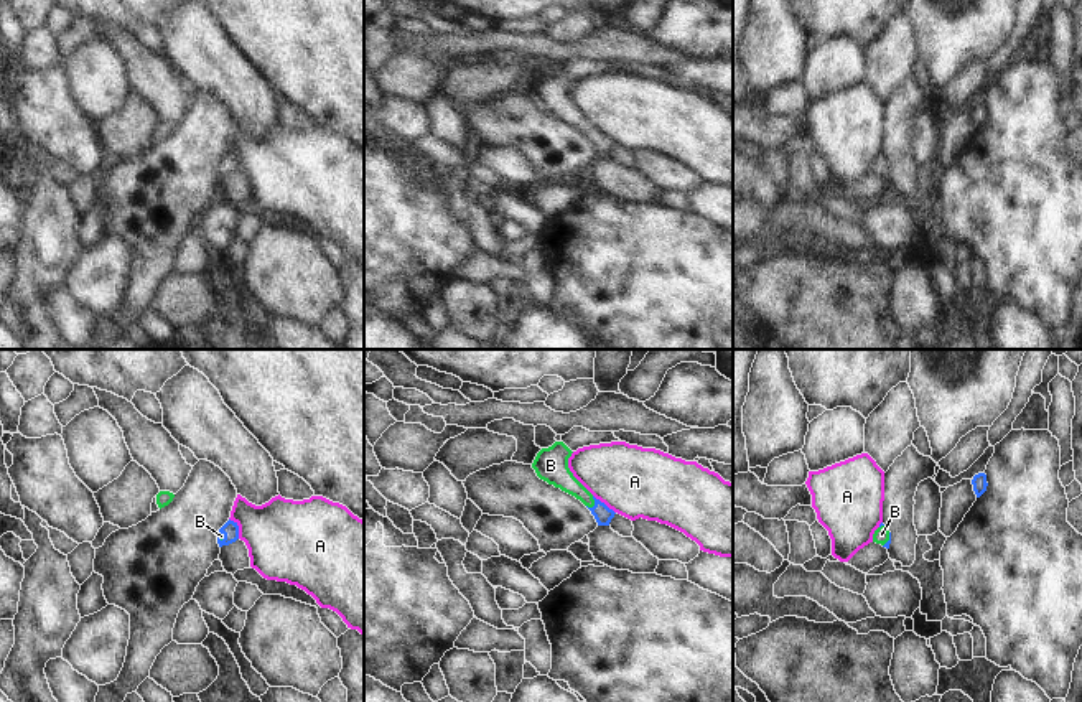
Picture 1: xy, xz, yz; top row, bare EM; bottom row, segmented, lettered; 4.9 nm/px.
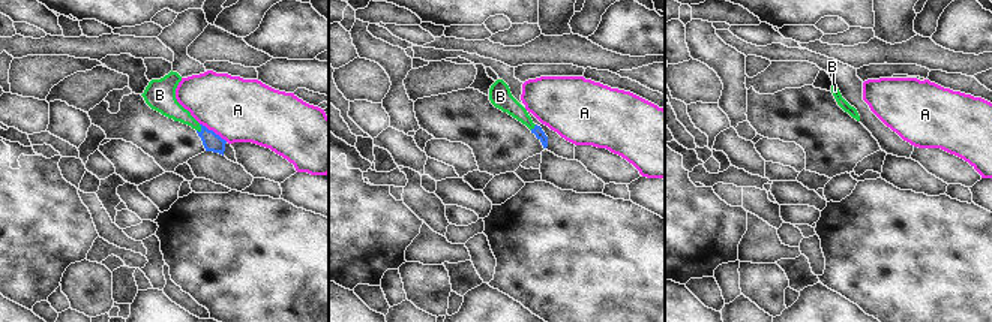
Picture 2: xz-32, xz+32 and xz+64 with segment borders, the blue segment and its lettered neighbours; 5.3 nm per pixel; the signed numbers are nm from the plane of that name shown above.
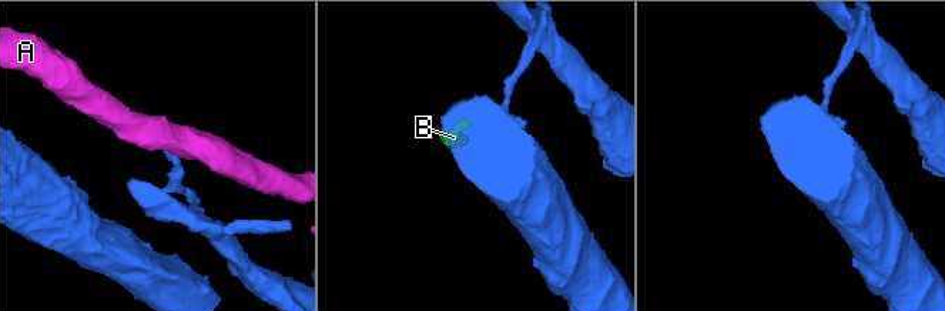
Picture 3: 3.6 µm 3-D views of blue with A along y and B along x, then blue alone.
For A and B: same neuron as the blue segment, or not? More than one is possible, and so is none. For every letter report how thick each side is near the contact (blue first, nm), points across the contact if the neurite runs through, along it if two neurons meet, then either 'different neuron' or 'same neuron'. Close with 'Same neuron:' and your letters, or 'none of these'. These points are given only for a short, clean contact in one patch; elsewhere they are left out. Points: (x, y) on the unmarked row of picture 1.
A: 80/400 nm | different neuron
B: 90/130 nm | across xz (603, 145), (595, 134), (555, 101) | same neuron
Same neuron: B

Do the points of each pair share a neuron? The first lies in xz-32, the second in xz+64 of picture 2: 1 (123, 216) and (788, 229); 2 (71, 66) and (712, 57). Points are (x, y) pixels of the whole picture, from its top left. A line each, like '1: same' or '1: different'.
1: different
2: different

